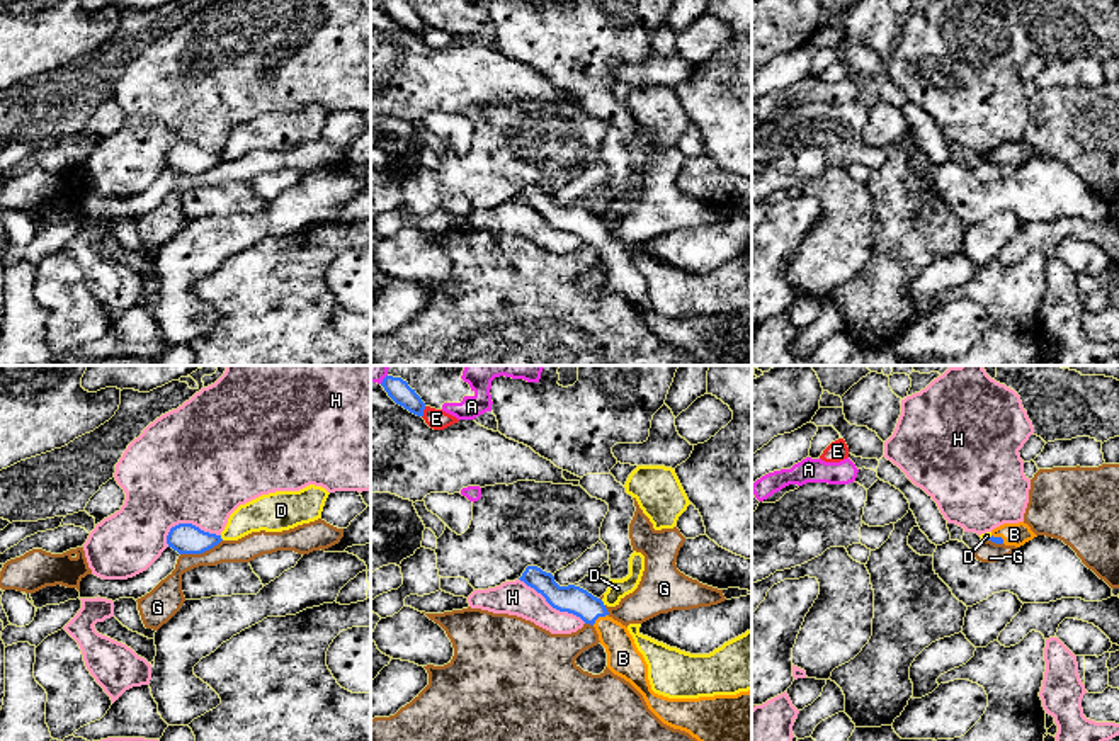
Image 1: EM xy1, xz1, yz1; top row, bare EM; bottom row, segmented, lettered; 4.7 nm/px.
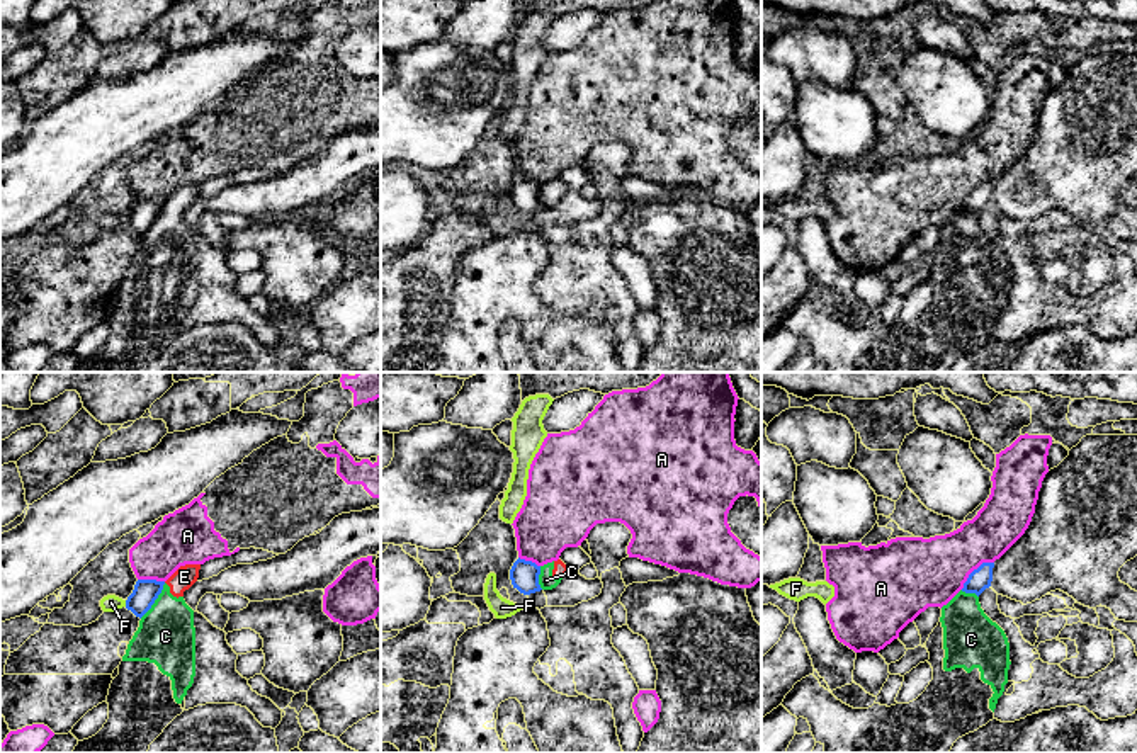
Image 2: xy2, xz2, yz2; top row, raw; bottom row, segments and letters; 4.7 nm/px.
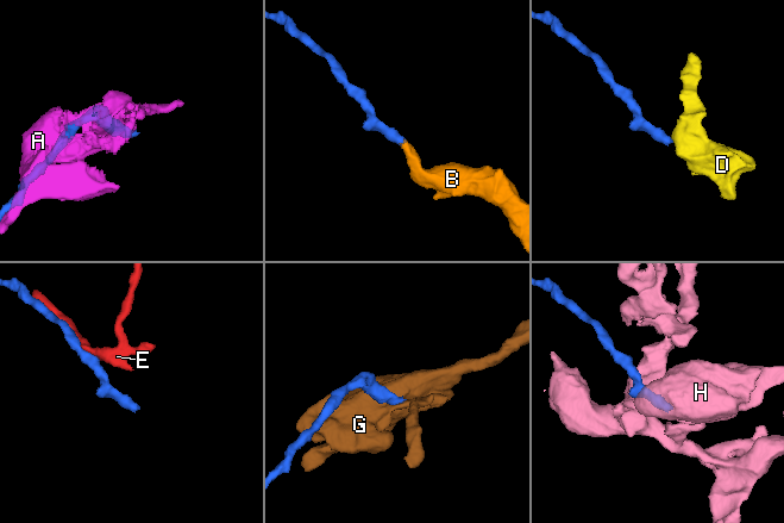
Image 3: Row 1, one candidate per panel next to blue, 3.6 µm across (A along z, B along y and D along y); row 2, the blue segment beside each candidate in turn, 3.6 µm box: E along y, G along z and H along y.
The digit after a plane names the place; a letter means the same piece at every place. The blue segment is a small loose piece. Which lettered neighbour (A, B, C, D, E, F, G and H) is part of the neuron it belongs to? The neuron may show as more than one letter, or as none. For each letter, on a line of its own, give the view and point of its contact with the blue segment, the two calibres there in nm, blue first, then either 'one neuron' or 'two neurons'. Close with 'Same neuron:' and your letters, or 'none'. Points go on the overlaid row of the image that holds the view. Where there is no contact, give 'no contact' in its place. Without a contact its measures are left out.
A: meets blue in yz2 at (974, 570); 100 nm thick on the blue side, 320 nm on the other; two neurons
B: meets blue in xz1 at (599, 616); 130 nm thick on the blue side, 160 nm on the other; one neuron
C: meets blue in xy2 at (155, 599); 120 nm thick on the blue side, 280 nm on the other; two neurons
D: meets blue in xz1 at (602, 604); 130 nm thick on the blue side, 90 nm on the other; two neurons
E: meets blue in xz1 at (422, 412); 110 nm thick on the blue side, 100 nm on the other; two neurons
F: meets blue in xy2 at (126, 604); 120 nm thick on the blue side, 80 nm on the other; two neurons
G: meets blue in xy1 at (201, 553); 140 nm thick on the blue side, 140 nm on the other; two neurons
H: meets blue in xy1 at (187, 524); 140 nm thick on the blue side, 500 nm on the other; two neurons
Same neuron: B

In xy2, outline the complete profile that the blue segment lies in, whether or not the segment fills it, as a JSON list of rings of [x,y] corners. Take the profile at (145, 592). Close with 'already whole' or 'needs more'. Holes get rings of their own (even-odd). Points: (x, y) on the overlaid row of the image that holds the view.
[[[138,580],[133,593],[126,600],[126,609],[136,617],[143,617],[163,590],[165,581]]] | already whole

